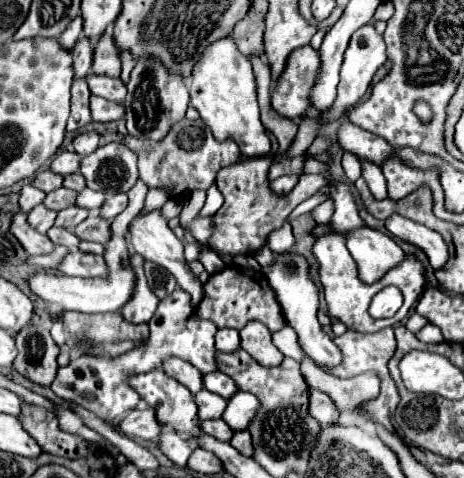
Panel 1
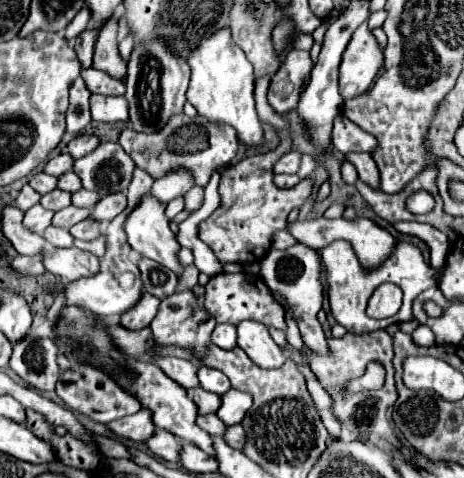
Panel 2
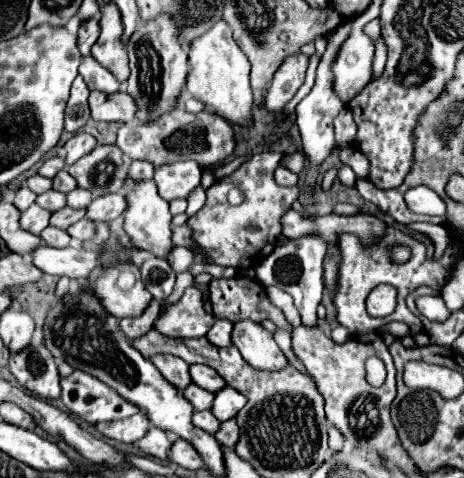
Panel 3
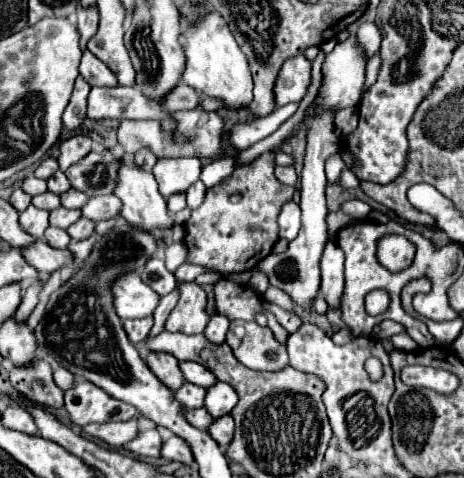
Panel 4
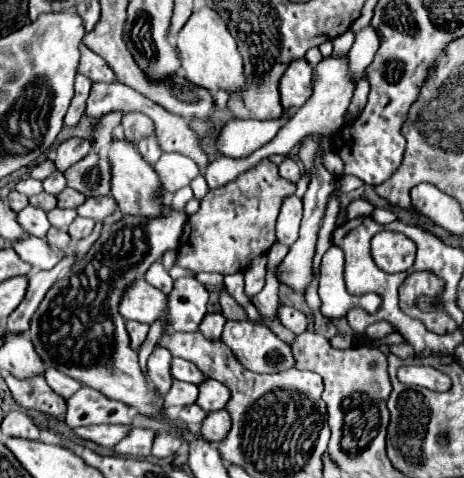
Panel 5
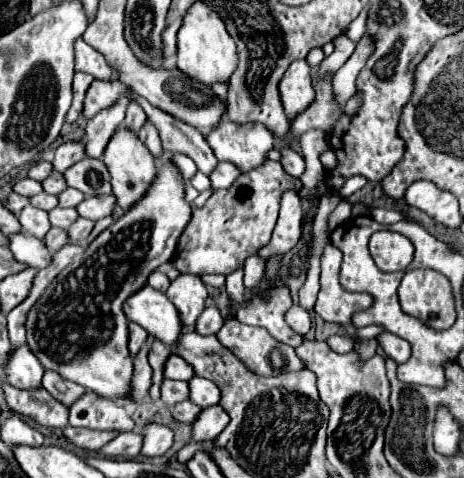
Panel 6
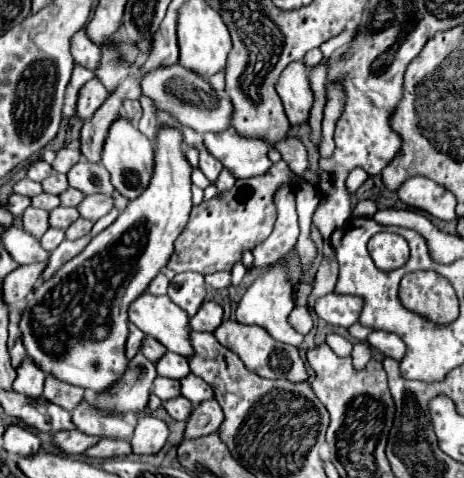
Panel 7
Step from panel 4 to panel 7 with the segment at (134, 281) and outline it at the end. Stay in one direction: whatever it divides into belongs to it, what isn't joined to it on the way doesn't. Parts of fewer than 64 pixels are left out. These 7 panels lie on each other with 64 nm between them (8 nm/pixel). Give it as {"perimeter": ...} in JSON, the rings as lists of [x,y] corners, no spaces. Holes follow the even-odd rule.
{"perimeter":[[[144,292],[144,296],[138,296],[138,300],[130,304],[128,318],[168,350],[186,358],[192,354],[188,340],[188,314],[182,312],[182,308],[178,308],[168,296]]]}

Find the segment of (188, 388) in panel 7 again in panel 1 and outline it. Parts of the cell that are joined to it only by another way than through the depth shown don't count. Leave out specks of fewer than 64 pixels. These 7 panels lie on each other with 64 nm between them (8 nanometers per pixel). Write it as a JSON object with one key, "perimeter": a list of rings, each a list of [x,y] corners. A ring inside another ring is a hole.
{"perimeter":[[[236,392],[236,396],[232,396],[232,400],[228,402],[228,408],[224,410],[224,416],[222,420],[234,428],[236,432],[238,430],[248,430],[250,426],[250,420],[256,416],[258,412],[258,398],[254,394],[248,394],[248,392]]]}

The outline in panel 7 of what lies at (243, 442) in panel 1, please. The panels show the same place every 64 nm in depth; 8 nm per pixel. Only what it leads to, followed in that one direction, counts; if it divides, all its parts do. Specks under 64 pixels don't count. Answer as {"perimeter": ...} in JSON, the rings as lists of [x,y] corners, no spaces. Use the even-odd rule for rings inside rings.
{"perimeter":[[[206,400],[204,404],[194,408],[186,426],[186,438],[200,438],[218,432],[222,422],[224,422],[224,412],[220,404],[216,400]]]}

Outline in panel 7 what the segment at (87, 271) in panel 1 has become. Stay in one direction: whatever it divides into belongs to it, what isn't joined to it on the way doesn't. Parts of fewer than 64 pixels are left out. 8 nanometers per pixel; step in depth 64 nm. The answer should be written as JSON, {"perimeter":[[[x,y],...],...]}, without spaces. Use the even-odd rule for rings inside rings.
{"perimeter":[[[8,228],[2,234],[2,246],[8,250],[8,254],[18,264],[34,264],[34,262],[46,262],[48,252],[40,246],[38,238],[24,232],[22,228]]]}

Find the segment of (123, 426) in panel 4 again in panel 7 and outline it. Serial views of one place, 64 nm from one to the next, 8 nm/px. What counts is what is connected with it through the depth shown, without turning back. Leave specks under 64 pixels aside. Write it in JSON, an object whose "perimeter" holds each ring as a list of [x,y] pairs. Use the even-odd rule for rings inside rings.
{"perimeter":[[[78,428],[74,430],[64,430],[64,432],[56,432],[54,442],[68,454],[82,454],[88,448],[92,448],[94,444],[98,444],[104,436],[88,436],[84,432],[80,432]]]}

